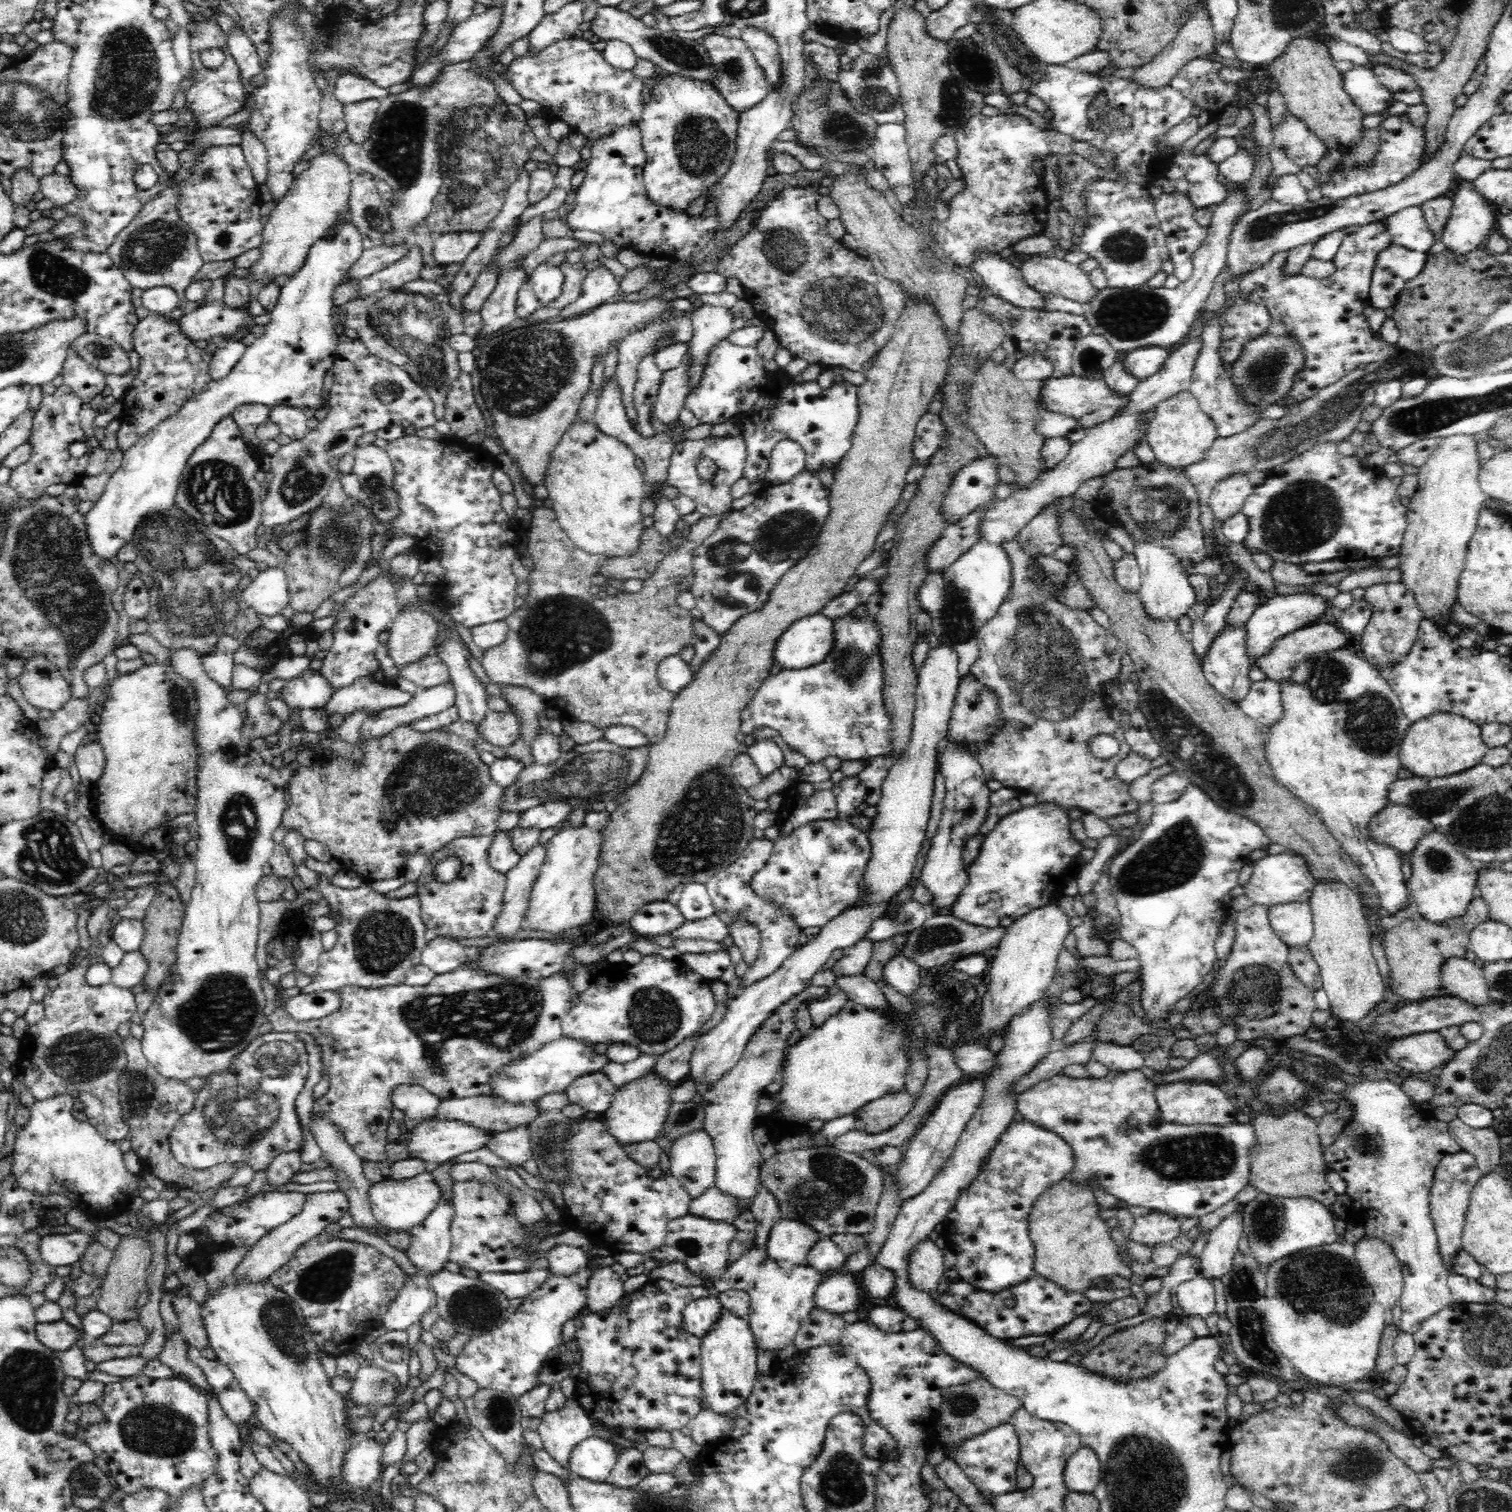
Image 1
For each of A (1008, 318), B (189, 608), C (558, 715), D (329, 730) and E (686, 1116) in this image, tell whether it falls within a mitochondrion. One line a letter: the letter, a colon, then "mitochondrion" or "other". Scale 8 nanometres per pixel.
A: mitochondrion
B: mitochondrion
C: other
D: other
E: mitochondrion

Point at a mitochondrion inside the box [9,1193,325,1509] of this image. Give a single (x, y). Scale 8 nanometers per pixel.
(154, 1428)

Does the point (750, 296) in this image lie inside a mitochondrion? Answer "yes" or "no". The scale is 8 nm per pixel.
no

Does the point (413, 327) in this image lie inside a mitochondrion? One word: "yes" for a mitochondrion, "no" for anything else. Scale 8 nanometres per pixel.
yes

